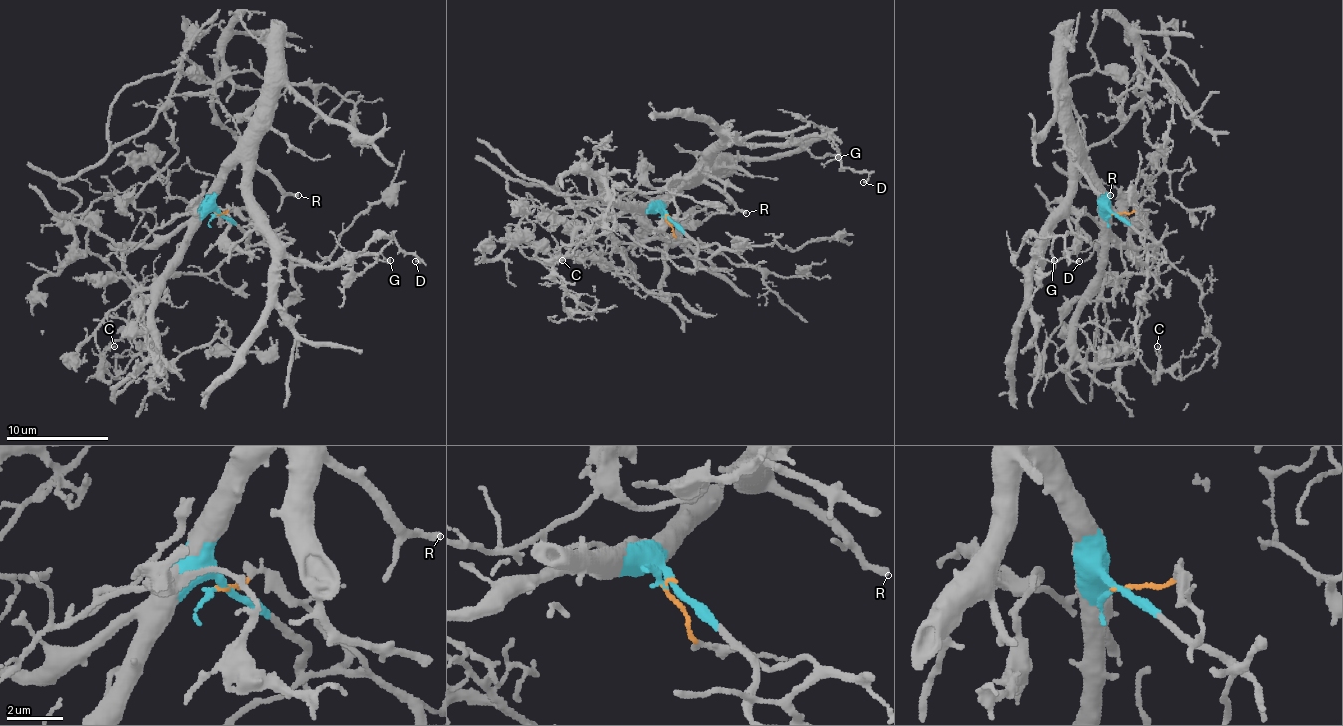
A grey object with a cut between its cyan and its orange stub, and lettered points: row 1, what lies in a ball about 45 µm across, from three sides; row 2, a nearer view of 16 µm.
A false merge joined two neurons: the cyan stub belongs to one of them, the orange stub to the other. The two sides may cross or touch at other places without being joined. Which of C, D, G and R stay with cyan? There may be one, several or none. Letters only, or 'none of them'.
C, D, G, R

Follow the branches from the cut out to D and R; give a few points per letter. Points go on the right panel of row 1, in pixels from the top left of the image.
D: (1114, 213), (1079, 162), (1076, 190), (1048, 231), (1040, 265), (1053, 267), (1058, 236), (1079, 262)
R: (1114, 213), (1107, 203), (1104, 188), (1079, 162), (1079, 170), (1102, 193), (1109, 196)

